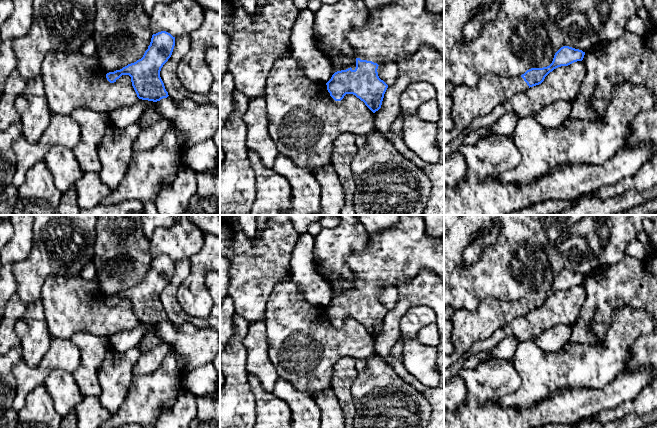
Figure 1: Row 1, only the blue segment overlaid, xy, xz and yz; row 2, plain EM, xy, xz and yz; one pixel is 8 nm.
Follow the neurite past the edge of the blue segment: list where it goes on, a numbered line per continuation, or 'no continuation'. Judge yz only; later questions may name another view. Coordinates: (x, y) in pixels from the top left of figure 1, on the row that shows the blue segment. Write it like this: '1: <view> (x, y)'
1: yz (469, 103)

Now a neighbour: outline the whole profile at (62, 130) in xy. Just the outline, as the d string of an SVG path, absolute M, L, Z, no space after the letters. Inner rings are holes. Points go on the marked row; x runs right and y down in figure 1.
M51 114L48 127L38 144L47 147L62 146L73 149L81 139L81 130L71 115Z

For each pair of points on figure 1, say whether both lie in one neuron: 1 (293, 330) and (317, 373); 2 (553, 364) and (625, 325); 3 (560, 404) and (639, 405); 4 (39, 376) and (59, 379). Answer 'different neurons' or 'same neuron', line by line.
1: same neuron
2: same neuron
3: different neurons
4: different neurons

